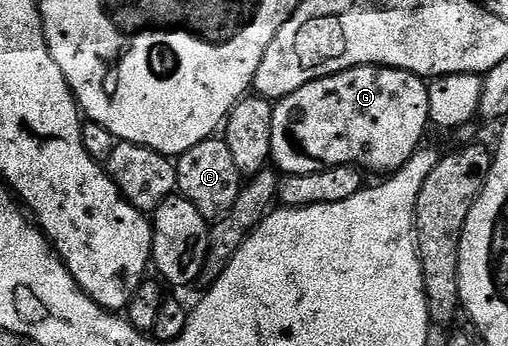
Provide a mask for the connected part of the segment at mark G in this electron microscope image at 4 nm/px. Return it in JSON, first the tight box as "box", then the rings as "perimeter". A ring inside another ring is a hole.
{"box":[272,66,431,176],"perimeter":[[[357,66],[327,78],[317,78],[281,99],[272,116],[273,165],[282,174],[320,172],[333,166],[357,166],[389,176],[398,170],[423,145],[426,126],[431,125],[428,112],[429,85],[417,74],[391,66]]]}

